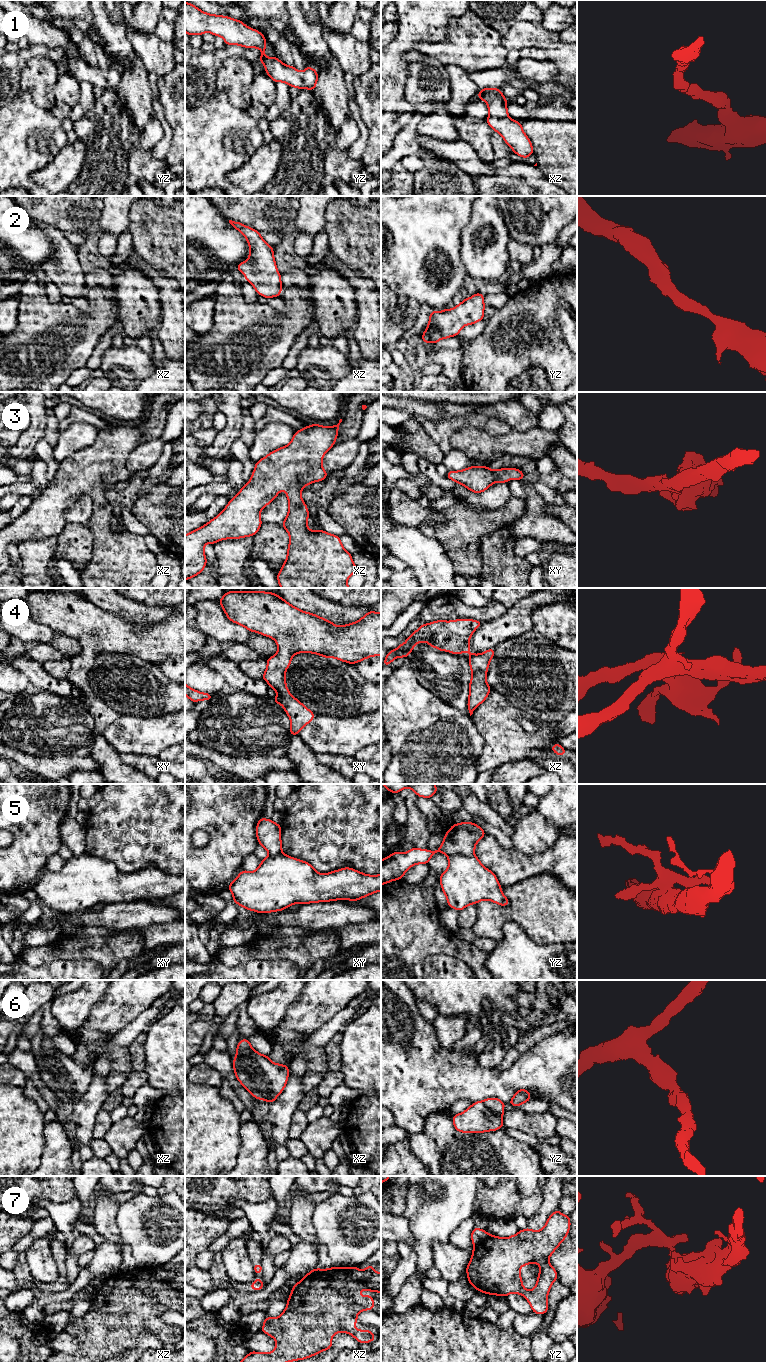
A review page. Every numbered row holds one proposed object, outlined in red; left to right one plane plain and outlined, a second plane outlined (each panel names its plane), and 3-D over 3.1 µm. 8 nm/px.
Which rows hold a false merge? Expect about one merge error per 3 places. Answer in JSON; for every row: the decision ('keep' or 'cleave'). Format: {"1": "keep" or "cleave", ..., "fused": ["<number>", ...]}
{"1": "keep", "2": "keep", "3": "keep", "4": "cleave", "5": "cleave", "6": "keep", "7": "cleave", "fused": ["4", "5", "7"]}

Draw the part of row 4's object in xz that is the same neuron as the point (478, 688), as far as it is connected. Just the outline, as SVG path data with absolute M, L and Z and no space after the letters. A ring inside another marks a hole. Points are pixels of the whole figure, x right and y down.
M491 648L481 654L469 657L469 665L472 677L469 684L468 712L470 716L475 708L484 702L492 690L486 682L487 670L490 660L494 657L494 649Z

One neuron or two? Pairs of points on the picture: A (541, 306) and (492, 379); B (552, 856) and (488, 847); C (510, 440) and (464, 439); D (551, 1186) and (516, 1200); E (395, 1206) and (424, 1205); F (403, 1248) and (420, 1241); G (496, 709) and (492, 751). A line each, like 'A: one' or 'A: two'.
A: one
B: one
C: one
D: two
E: two
F: two
G: one

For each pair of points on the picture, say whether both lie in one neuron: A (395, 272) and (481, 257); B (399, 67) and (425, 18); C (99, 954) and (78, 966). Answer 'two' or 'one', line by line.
A: one
B: one
C: two

